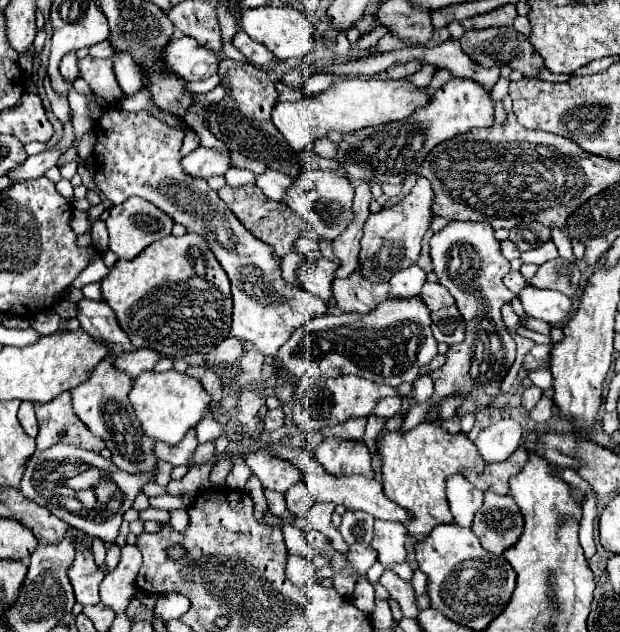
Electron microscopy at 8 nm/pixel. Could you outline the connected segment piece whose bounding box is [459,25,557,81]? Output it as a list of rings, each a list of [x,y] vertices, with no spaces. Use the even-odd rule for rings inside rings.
[[[513,25],[511,27],[487,27],[487,29],[465,31],[463,37],[459,39],[459,43],[461,43],[461,49],[481,67],[507,65],[511,69],[519,69],[525,77],[539,77],[539,79],[557,81],[557,77],[543,67],[543,57],[535,49],[529,49],[531,47],[529,39],[523,37],[521,33],[517,33],[517,29]],[[501,37],[505,37],[505,39],[501,39]],[[515,37],[519,37],[519,39],[515,39]]]

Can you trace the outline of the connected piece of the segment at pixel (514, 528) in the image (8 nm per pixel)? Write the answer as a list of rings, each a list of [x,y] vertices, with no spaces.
[[[485,491],[483,507],[477,511],[471,529],[487,551],[503,555],[503,551],[519,539],[523,515],[509,495]]]

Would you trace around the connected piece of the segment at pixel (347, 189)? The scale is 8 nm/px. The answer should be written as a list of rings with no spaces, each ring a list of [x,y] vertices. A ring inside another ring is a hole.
[[[311,171],[311,173],[303,173],[301,177],[295,179],[295,183],[287,189],[283,203],[287,207],[291,207],[311,229],[315,229],[315,233],[321,239],[333,241],[353,221],[353,211],[351,211],[353,189],[351,187],[353,185],[347,179],[337,177],[331,171]]]

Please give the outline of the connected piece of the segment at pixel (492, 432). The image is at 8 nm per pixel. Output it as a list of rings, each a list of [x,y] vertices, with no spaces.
[[[499,419],[485,427],[477,437],[475,445],[483,455],[485,463],[505,461],[517,447],[523,437],[523,427],[515,419]]]

